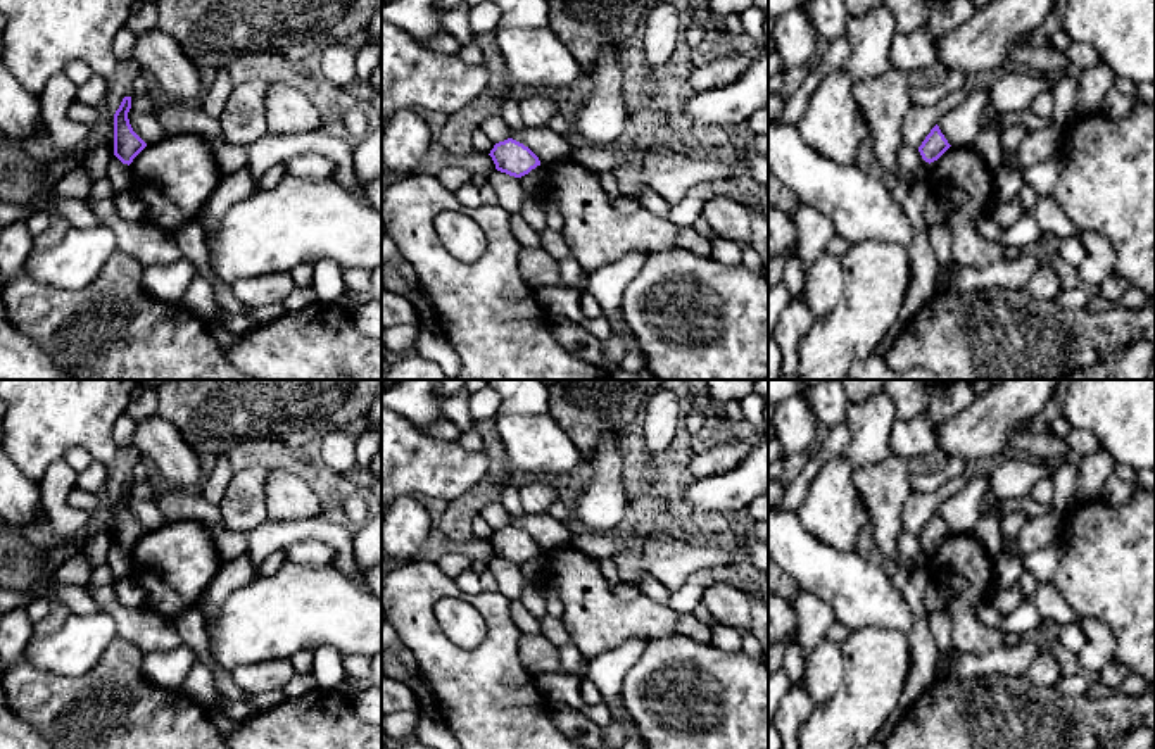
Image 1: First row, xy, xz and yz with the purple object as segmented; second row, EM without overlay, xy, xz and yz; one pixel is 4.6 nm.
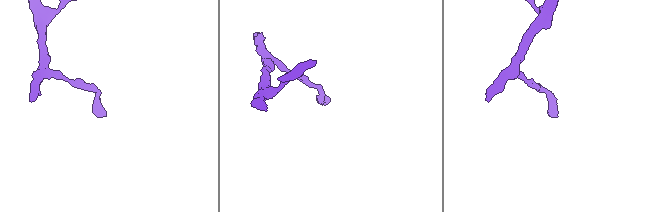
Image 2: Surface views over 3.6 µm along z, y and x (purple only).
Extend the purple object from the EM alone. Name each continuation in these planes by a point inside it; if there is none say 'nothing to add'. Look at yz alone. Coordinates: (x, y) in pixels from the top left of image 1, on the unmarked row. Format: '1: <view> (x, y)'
nothing to add

